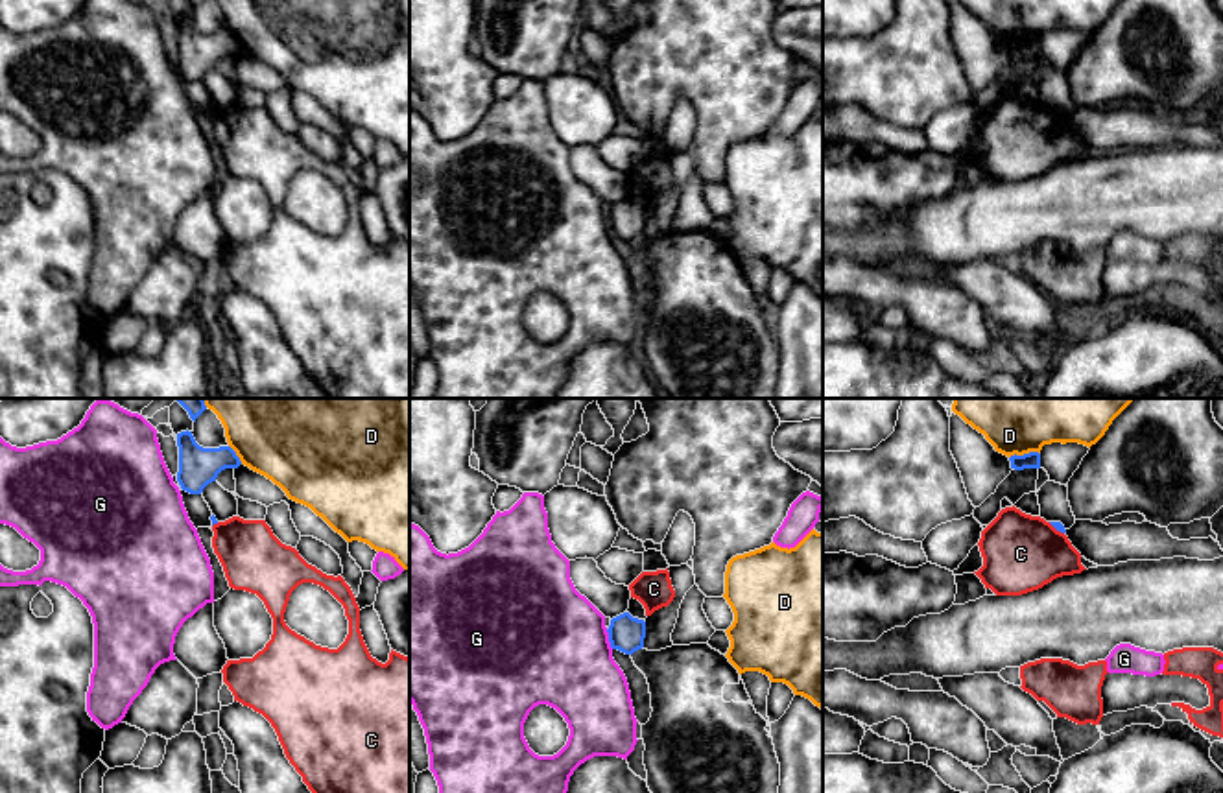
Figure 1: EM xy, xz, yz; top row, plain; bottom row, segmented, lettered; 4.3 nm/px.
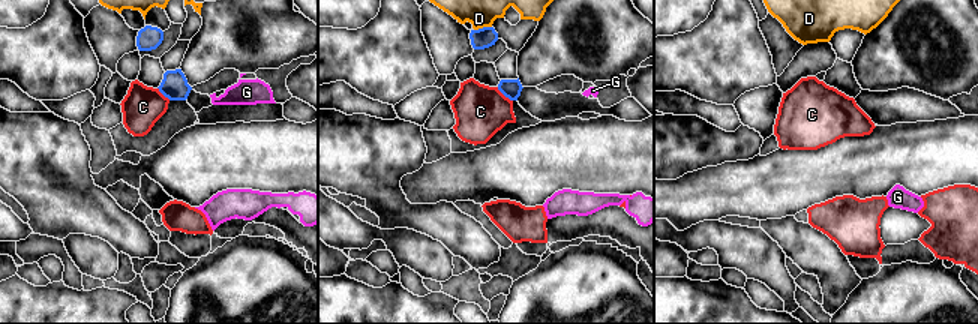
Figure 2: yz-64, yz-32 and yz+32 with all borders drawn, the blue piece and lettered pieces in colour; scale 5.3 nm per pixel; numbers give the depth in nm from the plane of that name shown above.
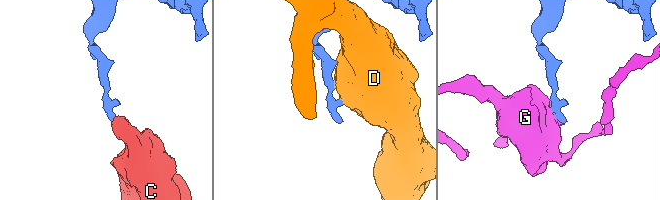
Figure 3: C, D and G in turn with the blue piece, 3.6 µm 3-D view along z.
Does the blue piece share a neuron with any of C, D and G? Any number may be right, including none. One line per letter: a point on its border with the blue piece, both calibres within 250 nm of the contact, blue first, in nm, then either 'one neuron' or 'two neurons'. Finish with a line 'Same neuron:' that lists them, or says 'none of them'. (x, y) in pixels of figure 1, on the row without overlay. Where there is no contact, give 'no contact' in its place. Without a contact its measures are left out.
C: contact yz (1056, 115); calibres 40 and 340 nm; two neurons
D: contact yz (1024, 41); calibres 70 and 180 nm; two neurons
G: contact xz (609, 225); calibres 160 and 500 nm; two neurons
Same neuron: none of them

